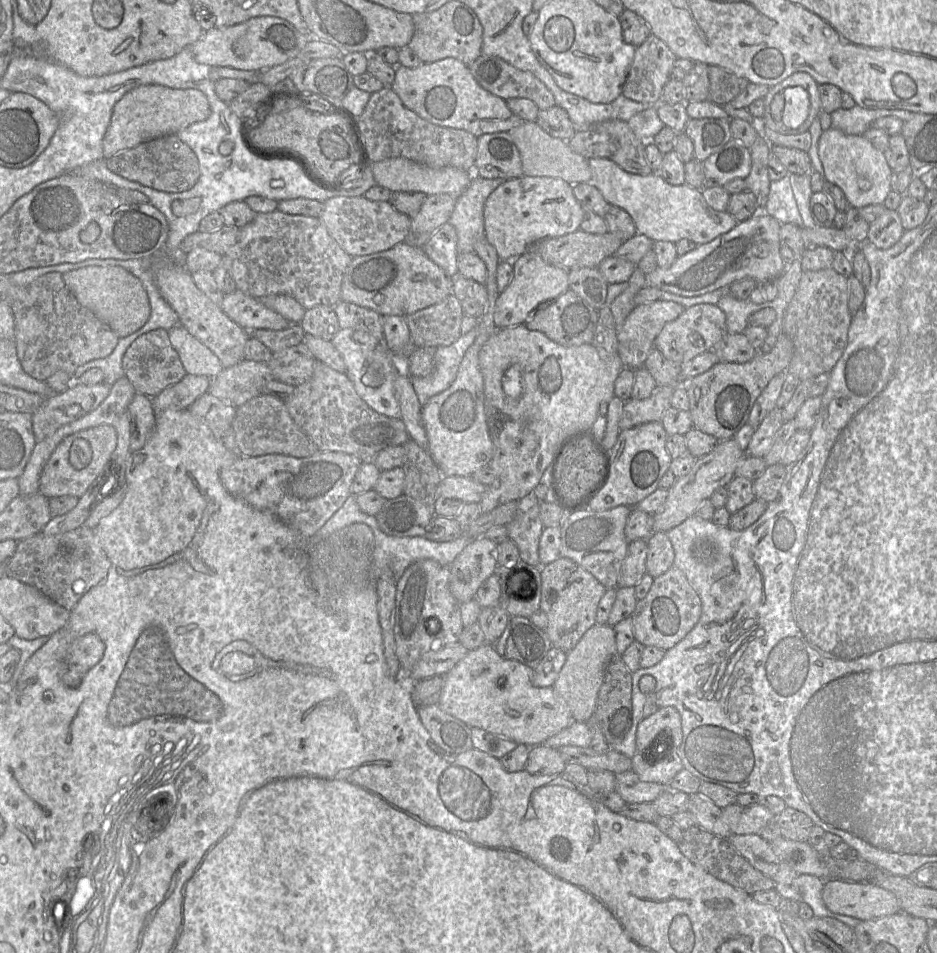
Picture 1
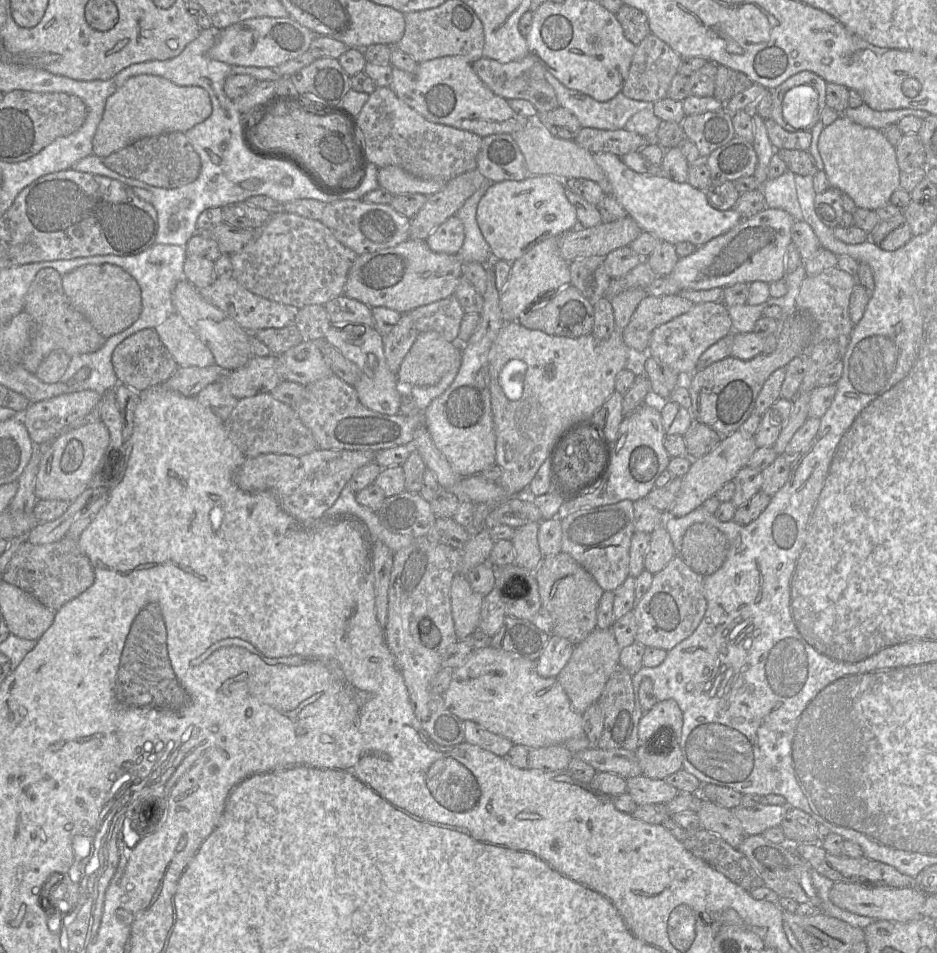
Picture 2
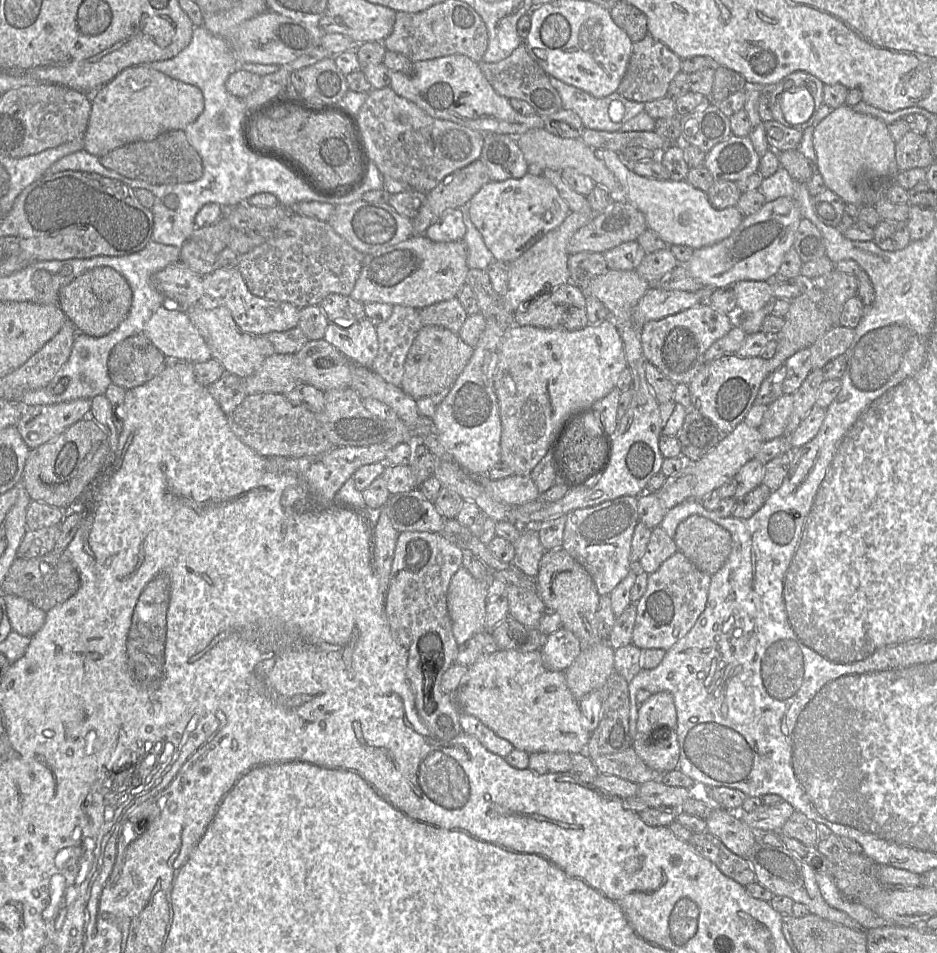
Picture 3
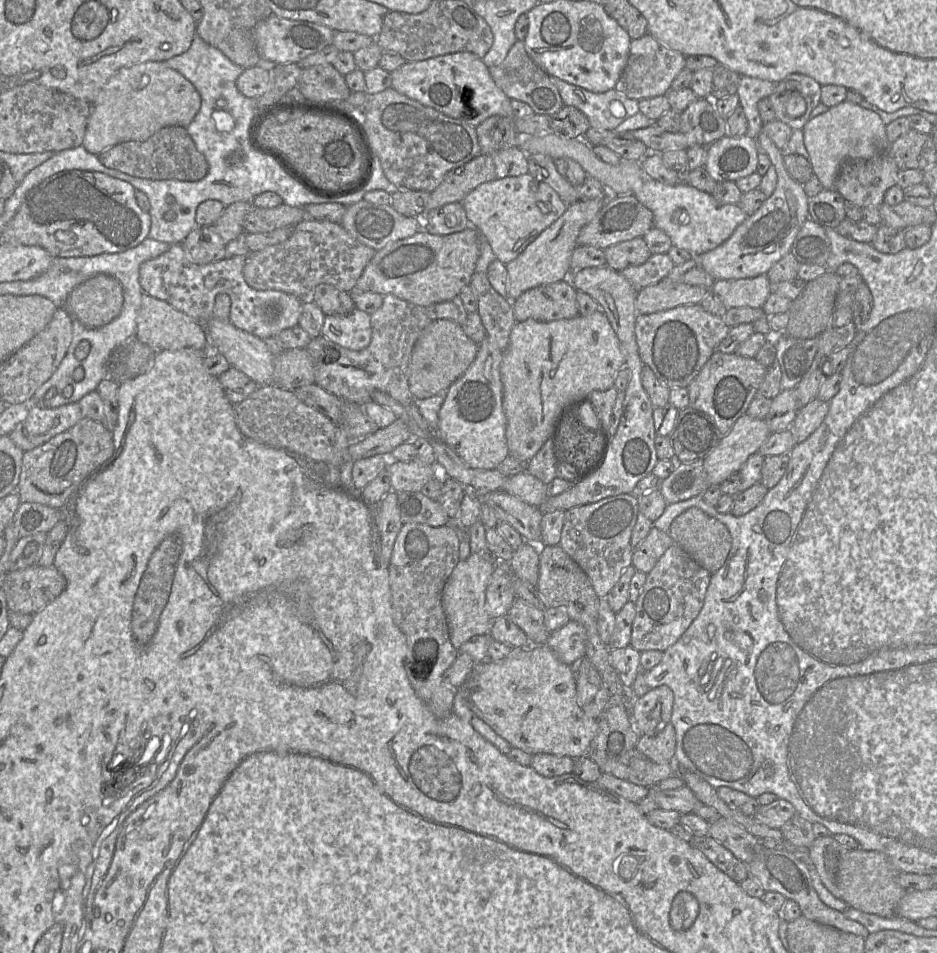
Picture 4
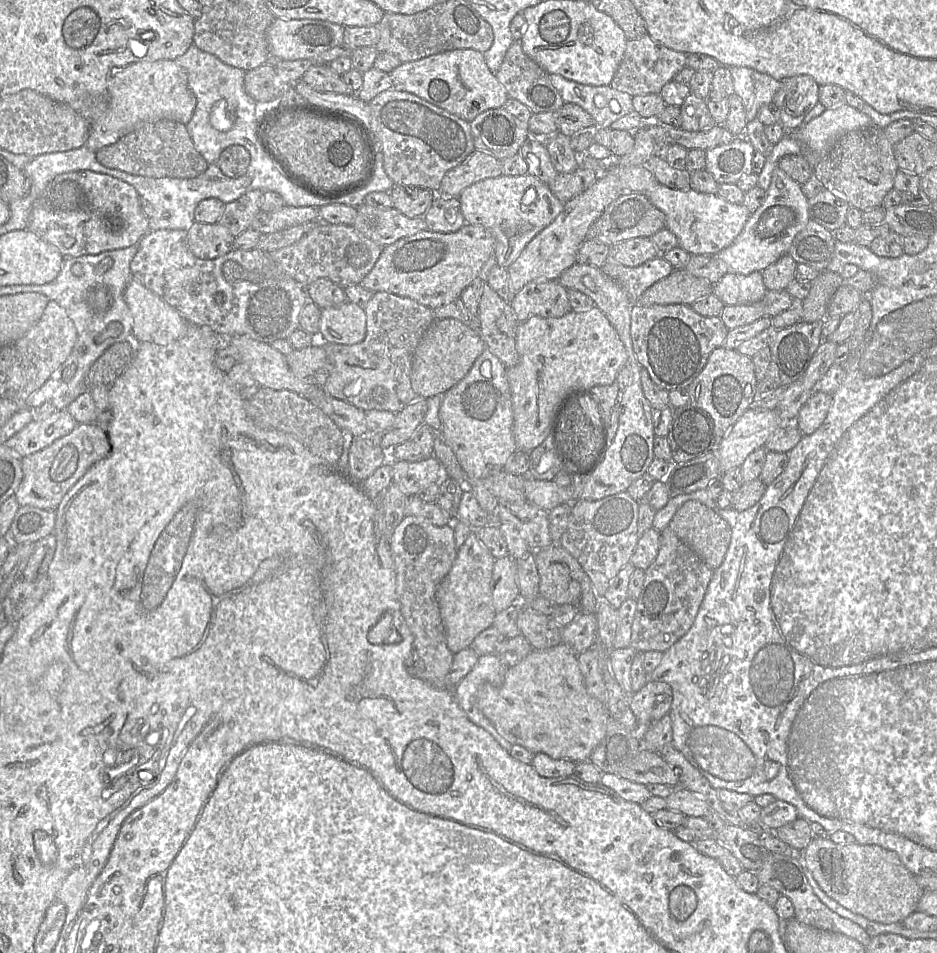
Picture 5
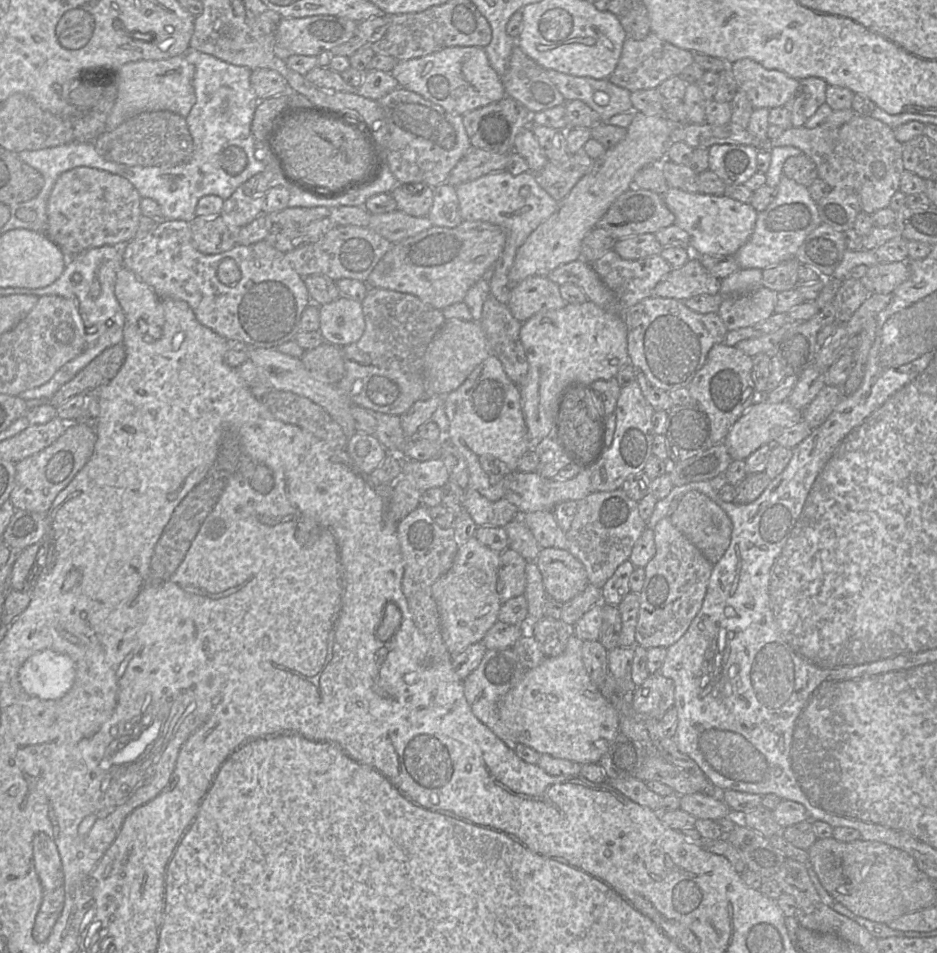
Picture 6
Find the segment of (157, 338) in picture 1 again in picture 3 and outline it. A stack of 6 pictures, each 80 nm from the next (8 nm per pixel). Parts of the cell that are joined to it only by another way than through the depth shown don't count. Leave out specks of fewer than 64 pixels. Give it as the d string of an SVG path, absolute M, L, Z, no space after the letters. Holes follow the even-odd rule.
M143 333L117 343L108 358L108 375L113 384L128 390L140 386L167 365L168 359Z

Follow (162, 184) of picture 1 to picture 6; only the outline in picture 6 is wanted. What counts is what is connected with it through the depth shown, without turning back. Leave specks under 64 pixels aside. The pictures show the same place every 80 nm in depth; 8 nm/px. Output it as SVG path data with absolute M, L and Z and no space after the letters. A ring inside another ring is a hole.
M170 111L140 113L94 141L96 151L107 161L129 166L175 166L193 154L193 140L186 119Z

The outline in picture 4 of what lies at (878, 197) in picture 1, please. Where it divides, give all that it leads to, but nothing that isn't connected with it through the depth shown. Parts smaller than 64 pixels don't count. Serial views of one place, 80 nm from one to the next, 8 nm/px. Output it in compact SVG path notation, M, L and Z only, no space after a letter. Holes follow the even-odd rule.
M846 100L810 119L803 127L803 140L813 175L827 190L835 190L837 176L846 161L874 158L891 145L886 141L886 125L879 115Z

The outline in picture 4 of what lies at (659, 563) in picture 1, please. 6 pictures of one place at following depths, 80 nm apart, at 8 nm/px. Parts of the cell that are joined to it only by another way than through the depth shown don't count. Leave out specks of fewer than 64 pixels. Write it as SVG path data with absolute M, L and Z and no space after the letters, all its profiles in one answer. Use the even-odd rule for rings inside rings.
M653 526L645 539L634 549L631 565L636 571L648 574L672 544L674 541L667 532Z

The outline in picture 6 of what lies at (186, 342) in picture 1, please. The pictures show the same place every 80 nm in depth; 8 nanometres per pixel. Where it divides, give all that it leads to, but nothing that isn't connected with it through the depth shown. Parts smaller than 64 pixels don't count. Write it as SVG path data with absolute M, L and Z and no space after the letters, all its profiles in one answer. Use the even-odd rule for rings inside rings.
M123 266L117 273L115 295L126 321L153 340L161 337L165 322L162 300L147 283Z

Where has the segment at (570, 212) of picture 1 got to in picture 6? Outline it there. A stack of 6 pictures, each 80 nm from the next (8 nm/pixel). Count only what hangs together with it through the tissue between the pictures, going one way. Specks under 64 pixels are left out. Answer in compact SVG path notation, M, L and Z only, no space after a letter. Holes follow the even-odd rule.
M506 169L459 184L455 189L463 221L489 222L500 226L506 233L506 244L495 263L494 274L508 274L518 248L556 211L558 206L558 202L537 183L534 174L529 171L512 175Z

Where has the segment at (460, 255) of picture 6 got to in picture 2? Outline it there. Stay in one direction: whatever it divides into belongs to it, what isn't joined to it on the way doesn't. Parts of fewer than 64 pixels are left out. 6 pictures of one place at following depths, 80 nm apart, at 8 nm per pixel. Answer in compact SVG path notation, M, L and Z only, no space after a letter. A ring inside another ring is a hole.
M407 239L394 247L358 255L348 272L343 295L370 307L381 306L401 314L409 313L417 307L454 295L462 278L462 264L458 253L456 255L437 253L432 251L424 240Z

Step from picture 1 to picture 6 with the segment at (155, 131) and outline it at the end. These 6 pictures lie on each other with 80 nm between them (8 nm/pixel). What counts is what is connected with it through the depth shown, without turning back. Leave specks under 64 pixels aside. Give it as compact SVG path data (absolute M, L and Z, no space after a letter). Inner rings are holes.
M184 55L164 60L130 62L121 66L109 78L109 86L116 87L117 97L104 131L114 130L126 120L143 112L170 111L186 118L196 103L194 74L194 65Z

